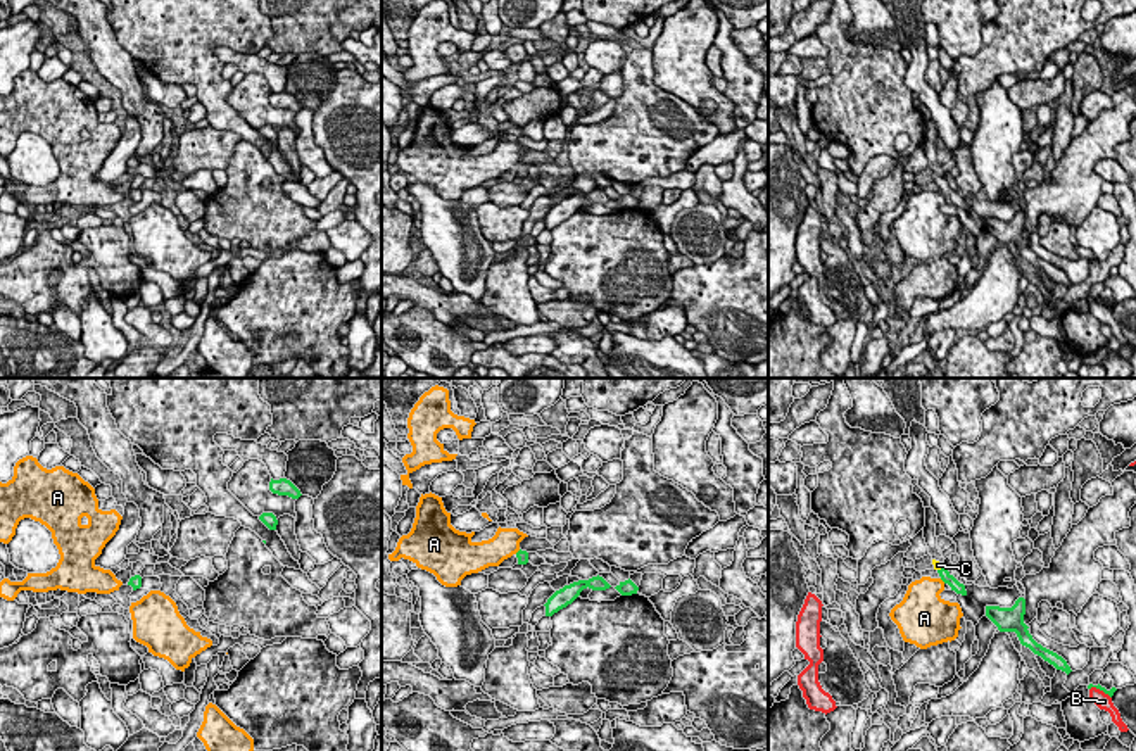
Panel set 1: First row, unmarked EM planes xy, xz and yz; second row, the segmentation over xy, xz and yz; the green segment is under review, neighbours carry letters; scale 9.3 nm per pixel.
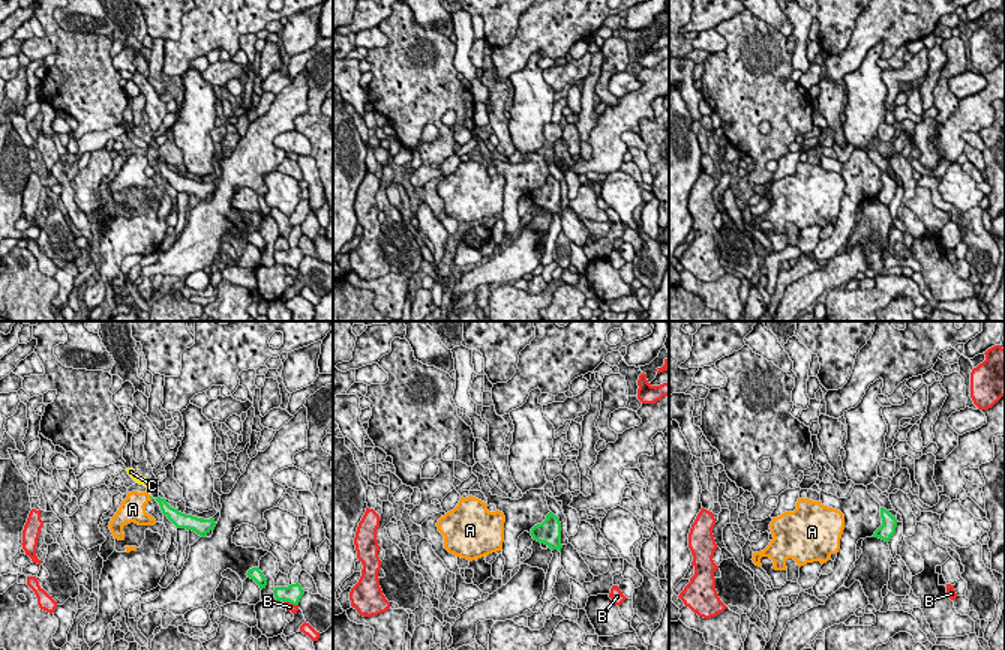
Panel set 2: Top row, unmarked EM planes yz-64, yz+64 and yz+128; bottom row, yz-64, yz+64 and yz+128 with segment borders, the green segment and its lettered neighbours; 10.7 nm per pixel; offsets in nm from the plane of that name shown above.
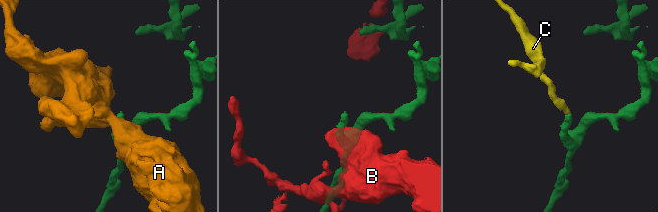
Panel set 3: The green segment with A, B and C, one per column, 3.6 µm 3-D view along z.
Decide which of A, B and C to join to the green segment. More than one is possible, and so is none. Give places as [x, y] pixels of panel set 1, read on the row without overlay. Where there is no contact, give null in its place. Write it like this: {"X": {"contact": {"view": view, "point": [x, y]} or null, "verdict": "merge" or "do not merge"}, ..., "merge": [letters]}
{"A": {"contact": {"view": "yz", "point": [943, 194]}, "verdict": "do not merge"}, "B": {"contact": {"view": "yz", "point": [1100, 302]}, "verdict": "do not merge"}, "C": {"contact": {"view": "yz", "point": [943, 180]}, "verdict": "merge"}, "merge": ["C"]}

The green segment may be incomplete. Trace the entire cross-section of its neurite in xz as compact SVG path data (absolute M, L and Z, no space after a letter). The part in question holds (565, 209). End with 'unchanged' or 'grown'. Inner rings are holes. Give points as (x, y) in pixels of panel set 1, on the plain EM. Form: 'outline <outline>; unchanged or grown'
outline M592 190L589 193L578 193L573 195L570 199L565 199L563 202L556 204L546 219L546 230L552 230L554 226L558 226L559 223L566 221L568 218L571 218L584 202L592 202L592 204L606 204L611 199L603 192L603 190Z; unchanged

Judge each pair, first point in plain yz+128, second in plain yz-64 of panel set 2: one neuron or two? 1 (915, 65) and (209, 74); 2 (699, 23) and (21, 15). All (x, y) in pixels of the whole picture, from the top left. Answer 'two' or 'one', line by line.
1: one
2: one

